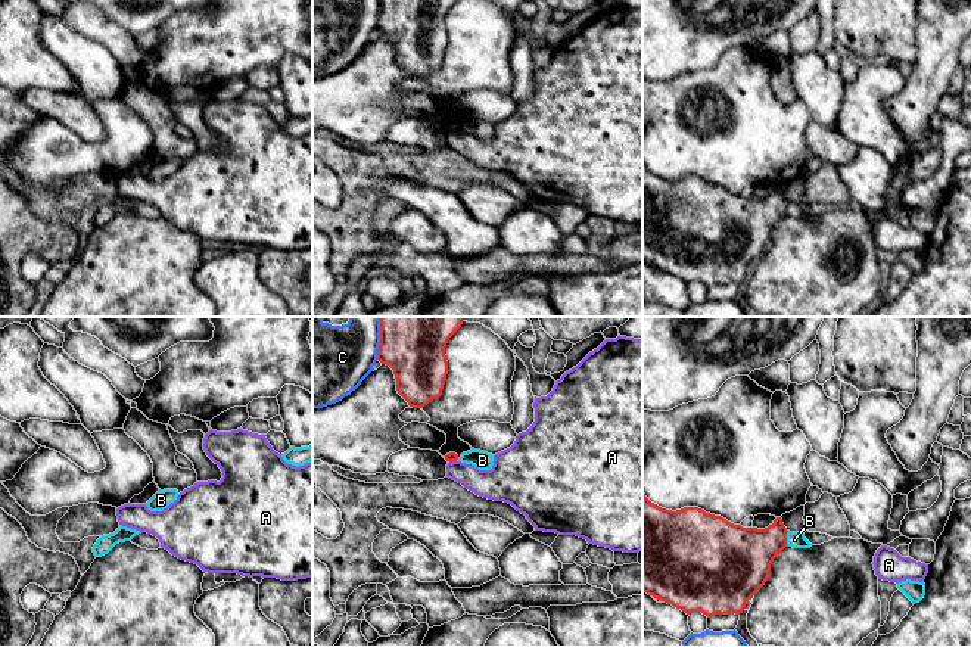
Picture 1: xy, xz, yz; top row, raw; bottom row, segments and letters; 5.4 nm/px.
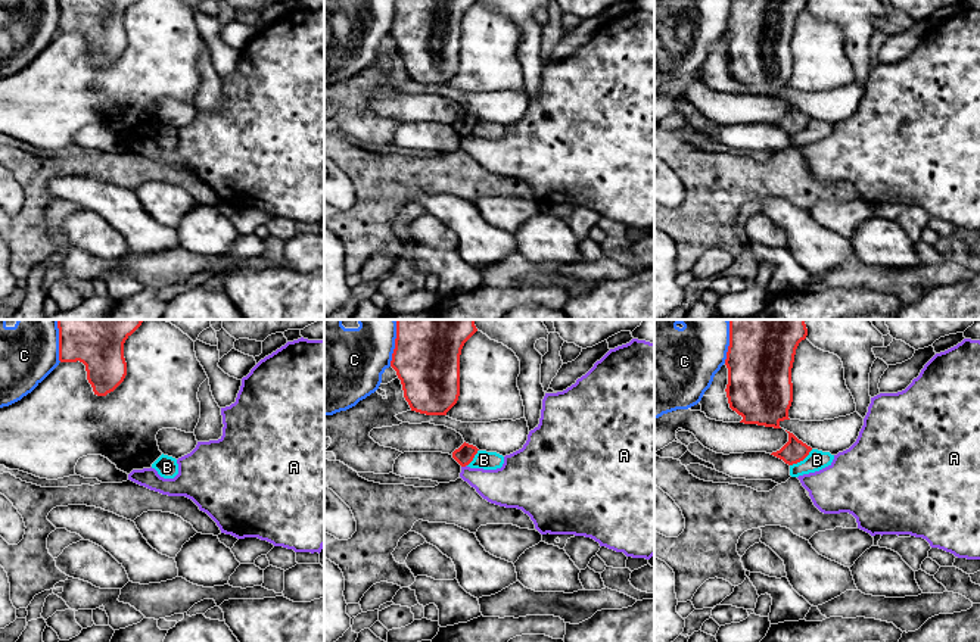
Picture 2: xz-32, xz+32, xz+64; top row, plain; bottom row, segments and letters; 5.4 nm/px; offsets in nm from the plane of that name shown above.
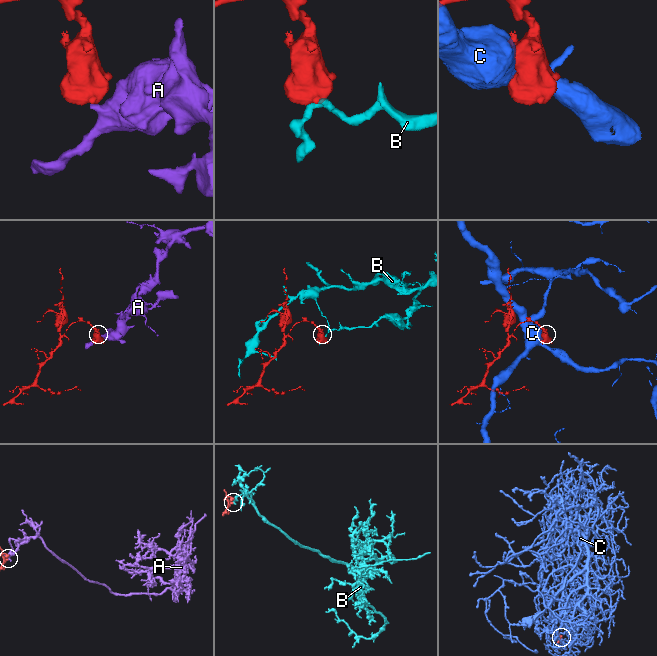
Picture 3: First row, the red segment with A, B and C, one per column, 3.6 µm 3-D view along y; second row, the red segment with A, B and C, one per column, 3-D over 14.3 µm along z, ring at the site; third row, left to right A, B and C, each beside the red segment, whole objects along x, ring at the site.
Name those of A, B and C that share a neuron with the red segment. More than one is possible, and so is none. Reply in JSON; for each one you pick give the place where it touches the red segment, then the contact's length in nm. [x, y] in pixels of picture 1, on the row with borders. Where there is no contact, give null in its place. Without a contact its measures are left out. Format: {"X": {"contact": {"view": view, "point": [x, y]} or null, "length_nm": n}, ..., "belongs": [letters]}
{"belongs": []}

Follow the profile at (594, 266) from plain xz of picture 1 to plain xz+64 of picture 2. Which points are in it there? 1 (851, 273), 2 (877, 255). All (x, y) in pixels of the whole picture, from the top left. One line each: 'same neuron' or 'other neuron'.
1: same neuron
2: other neuron

